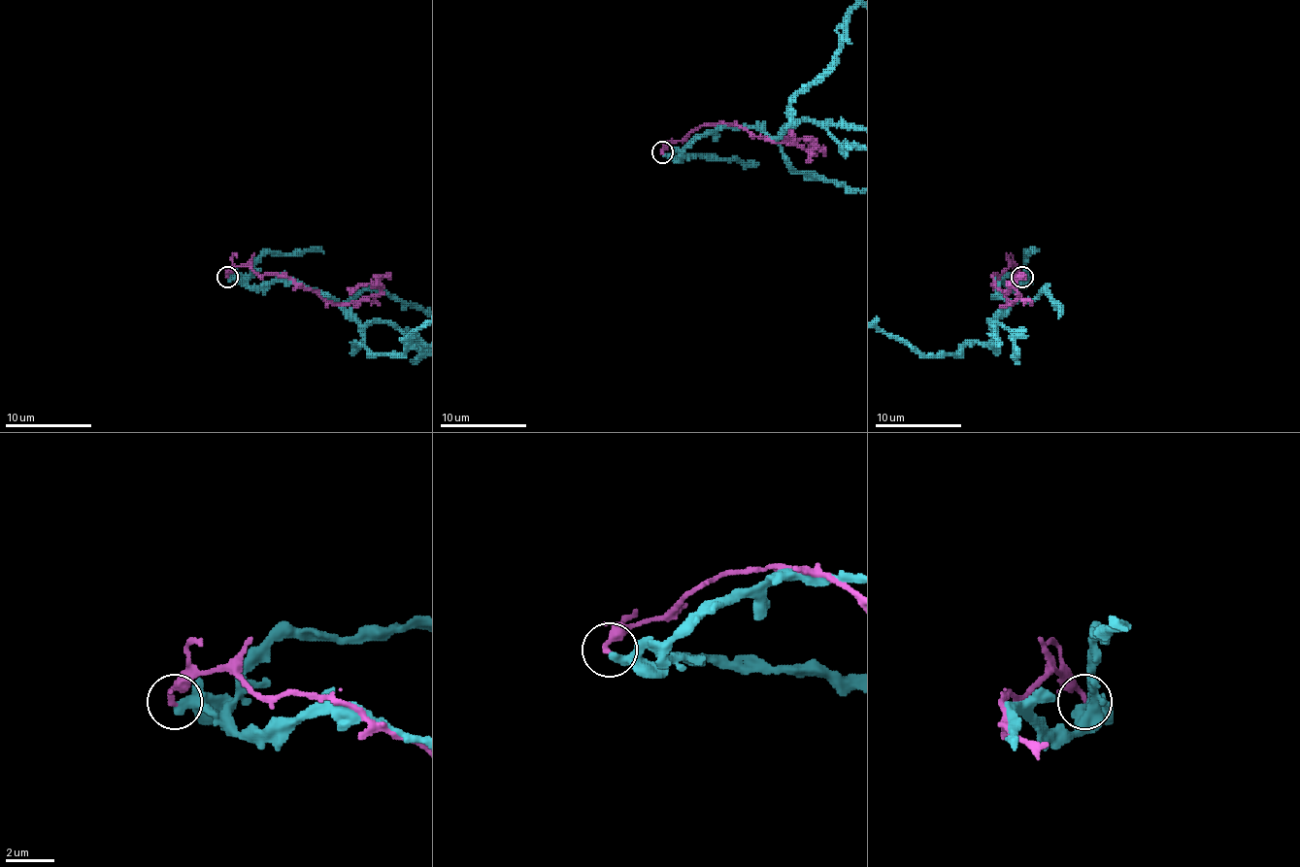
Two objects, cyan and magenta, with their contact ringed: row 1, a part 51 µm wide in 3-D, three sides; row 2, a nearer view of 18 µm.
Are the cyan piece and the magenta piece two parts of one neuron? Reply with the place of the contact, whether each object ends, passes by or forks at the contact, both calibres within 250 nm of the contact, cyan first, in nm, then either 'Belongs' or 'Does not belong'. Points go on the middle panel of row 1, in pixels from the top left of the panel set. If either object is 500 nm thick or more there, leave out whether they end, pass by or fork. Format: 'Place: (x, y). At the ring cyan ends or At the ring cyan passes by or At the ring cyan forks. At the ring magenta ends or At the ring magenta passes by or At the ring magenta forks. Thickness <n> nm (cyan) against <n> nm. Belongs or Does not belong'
Place: (662, 152). At the ring cyan forks. At the ring magenta ends. Thickness 260 nm (cyan) against 200 nm. Does not belong

